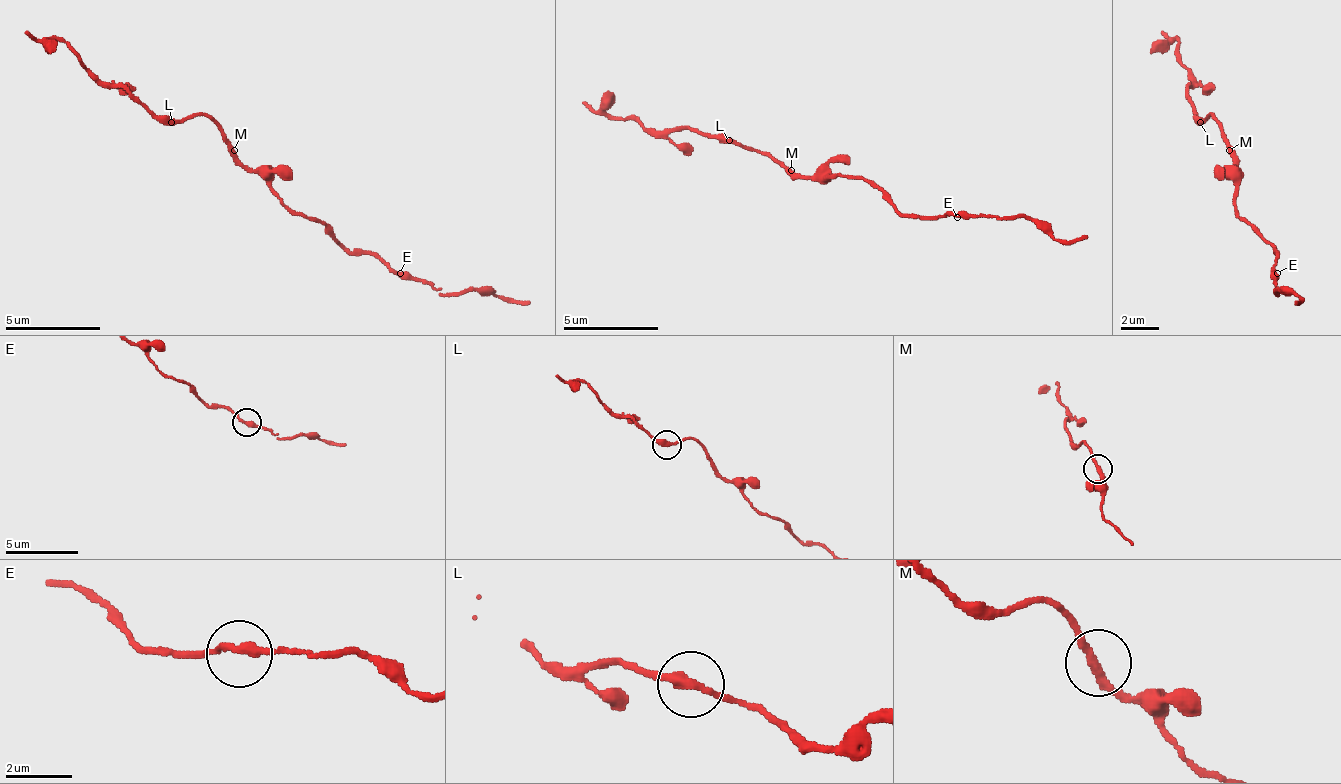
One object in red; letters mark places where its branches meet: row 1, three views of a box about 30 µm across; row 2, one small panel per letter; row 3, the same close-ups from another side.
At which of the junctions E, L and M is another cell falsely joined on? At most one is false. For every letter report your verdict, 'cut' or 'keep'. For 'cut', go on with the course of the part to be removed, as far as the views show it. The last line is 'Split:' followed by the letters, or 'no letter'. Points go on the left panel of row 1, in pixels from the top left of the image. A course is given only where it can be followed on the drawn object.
E: keep
L: keep
M: keep
Split: no letter

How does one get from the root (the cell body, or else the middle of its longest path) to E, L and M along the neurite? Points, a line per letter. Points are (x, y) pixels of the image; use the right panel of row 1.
E: (1234, 183), (1234, 211), (1244, 216), (1277, 249), (1277, 273)
L: (1234, 183), (1234, 154), (1229, 150), (1225, 131), (1210, 117), (1201, 121)
M: (1234, 183), (1234, 154), (1229, 150)

